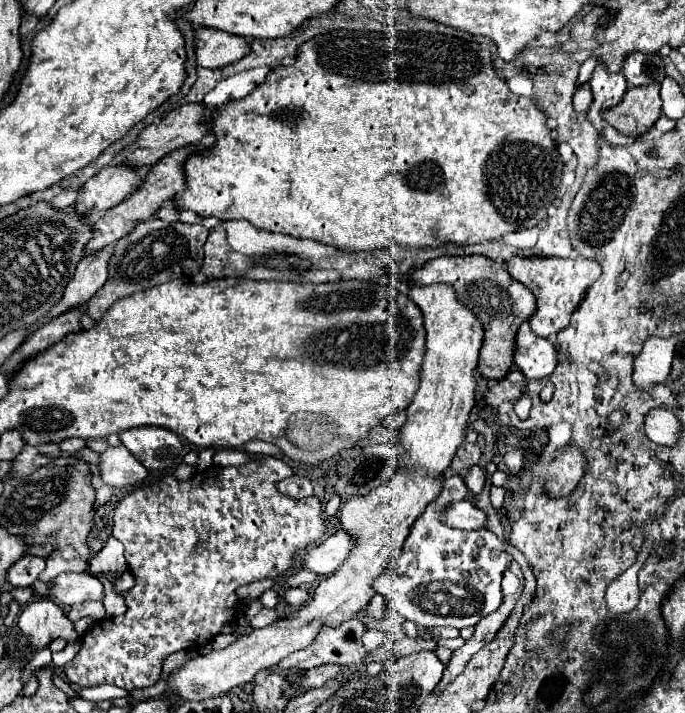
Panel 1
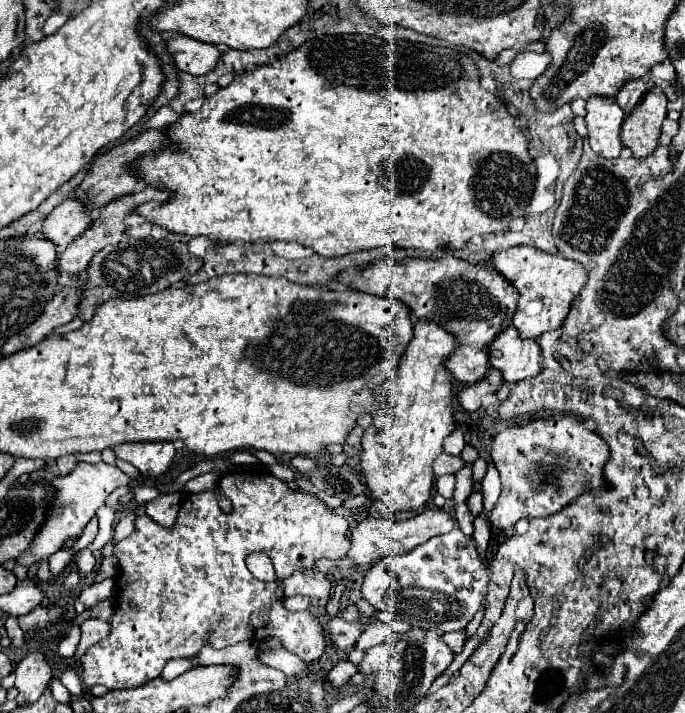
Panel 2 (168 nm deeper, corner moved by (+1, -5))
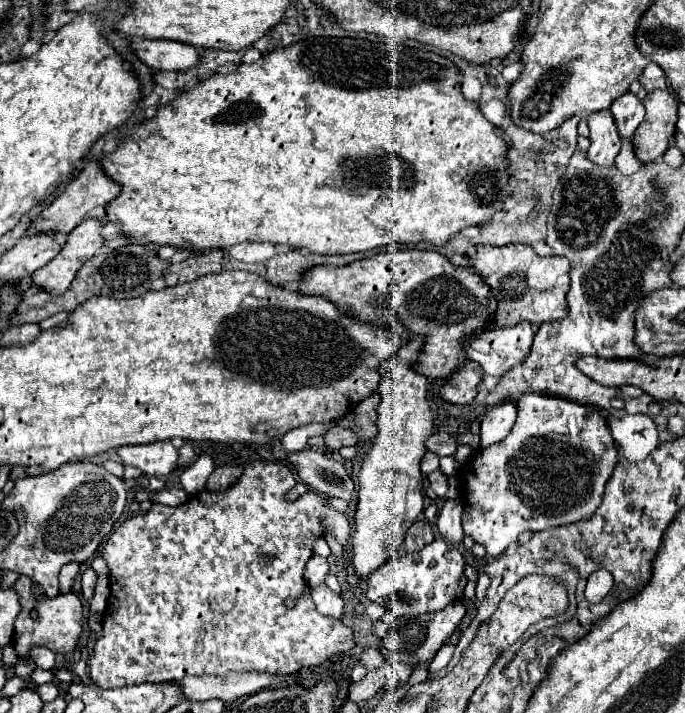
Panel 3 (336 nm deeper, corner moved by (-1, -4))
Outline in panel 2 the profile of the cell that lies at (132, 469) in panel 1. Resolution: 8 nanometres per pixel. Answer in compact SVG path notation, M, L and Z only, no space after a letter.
M78 462L74 466L74 470L66 476L58 476L52 482L48 482L48 486L54 488L54 498L52 498L52 506L50 512L46 514L44 524L38 528L30 548L26 552L22 552L18 556L18 564L20 566L38 566L40 562L48 562L50 554L62 550L64 542L70 538L80 538L86 524L96 516L96 510L100 506L106 504L106 498L120 486L130 484L130 478L116 466L110 466L106 462L100 464L84 464Z

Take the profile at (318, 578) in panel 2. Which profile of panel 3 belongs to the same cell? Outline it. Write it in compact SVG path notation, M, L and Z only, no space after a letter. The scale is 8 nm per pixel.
M314 555L312 559L308 559L306 563L306 569L304 569L304 581L308 587L316 587L316 585L322 585L326 575L330 573L330 563L324 559L324 557L318 557Z

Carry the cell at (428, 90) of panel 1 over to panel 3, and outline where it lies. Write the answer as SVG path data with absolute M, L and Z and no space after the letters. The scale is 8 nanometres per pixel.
M314 37L266 53L256 63L242 63L236 73L210 77L196 87L186 89L170 105L158 107L156 115L146 119L136 133L126 137L124 145L104 155L102 165L106 175L122 185L120 197L112 201L106 211L110 221L118 221L122 225L122 233L126 237L144 237L150 243L172 245L192 253L200 253L202 249L224 249L236 243L252 241L268 241L274 245L280 243L320 255L358 253L392 243L446 245L462 229L488 223L494 217L494 205L498 211L502 209L502 203L512 197L512 191L508 189L510 175L506 151L508 143L504 141L500 129L482 115L478 103L468 101L462 95L460 71L448 57L406 45L372 43L350 37Z

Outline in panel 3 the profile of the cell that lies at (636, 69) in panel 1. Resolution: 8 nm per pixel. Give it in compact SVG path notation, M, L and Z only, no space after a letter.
M624 93L620 95L620 99L616 99L610 107L618 133L626 139L632 141L632 135L636 131L636 127L640 125L640 121L644 119L644 105L642 99L638 99L636 93Z

